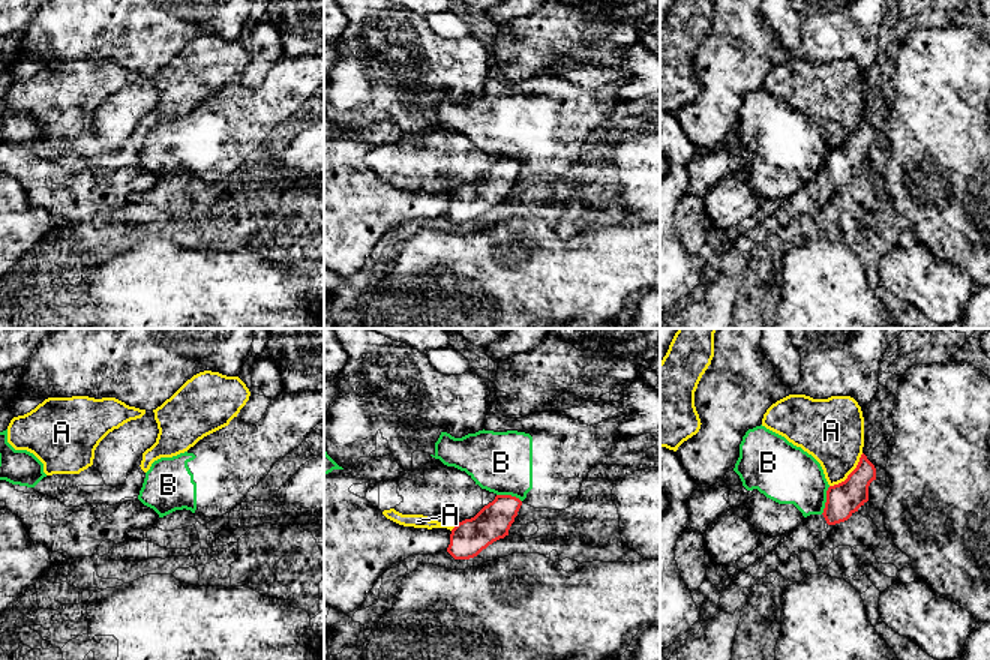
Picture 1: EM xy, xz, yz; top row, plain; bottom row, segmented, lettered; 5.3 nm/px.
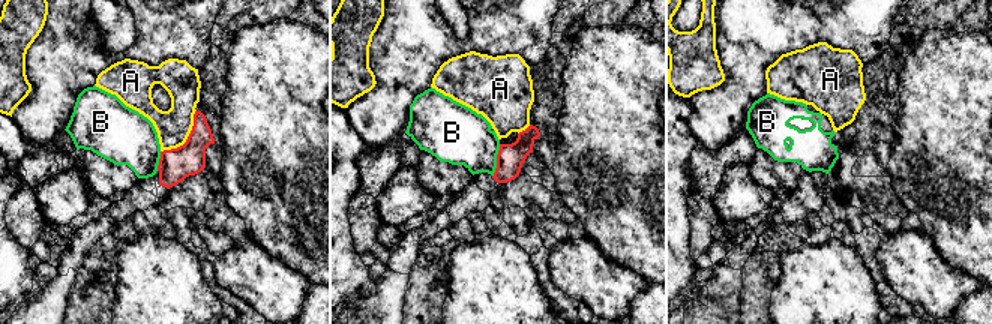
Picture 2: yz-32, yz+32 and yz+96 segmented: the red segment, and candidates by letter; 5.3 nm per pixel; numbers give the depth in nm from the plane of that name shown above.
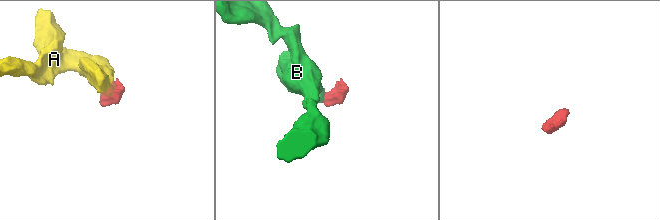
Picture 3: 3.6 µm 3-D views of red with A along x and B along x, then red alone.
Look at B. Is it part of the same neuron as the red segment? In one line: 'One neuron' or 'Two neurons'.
Two neurons

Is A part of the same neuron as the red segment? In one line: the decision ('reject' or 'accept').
reject

